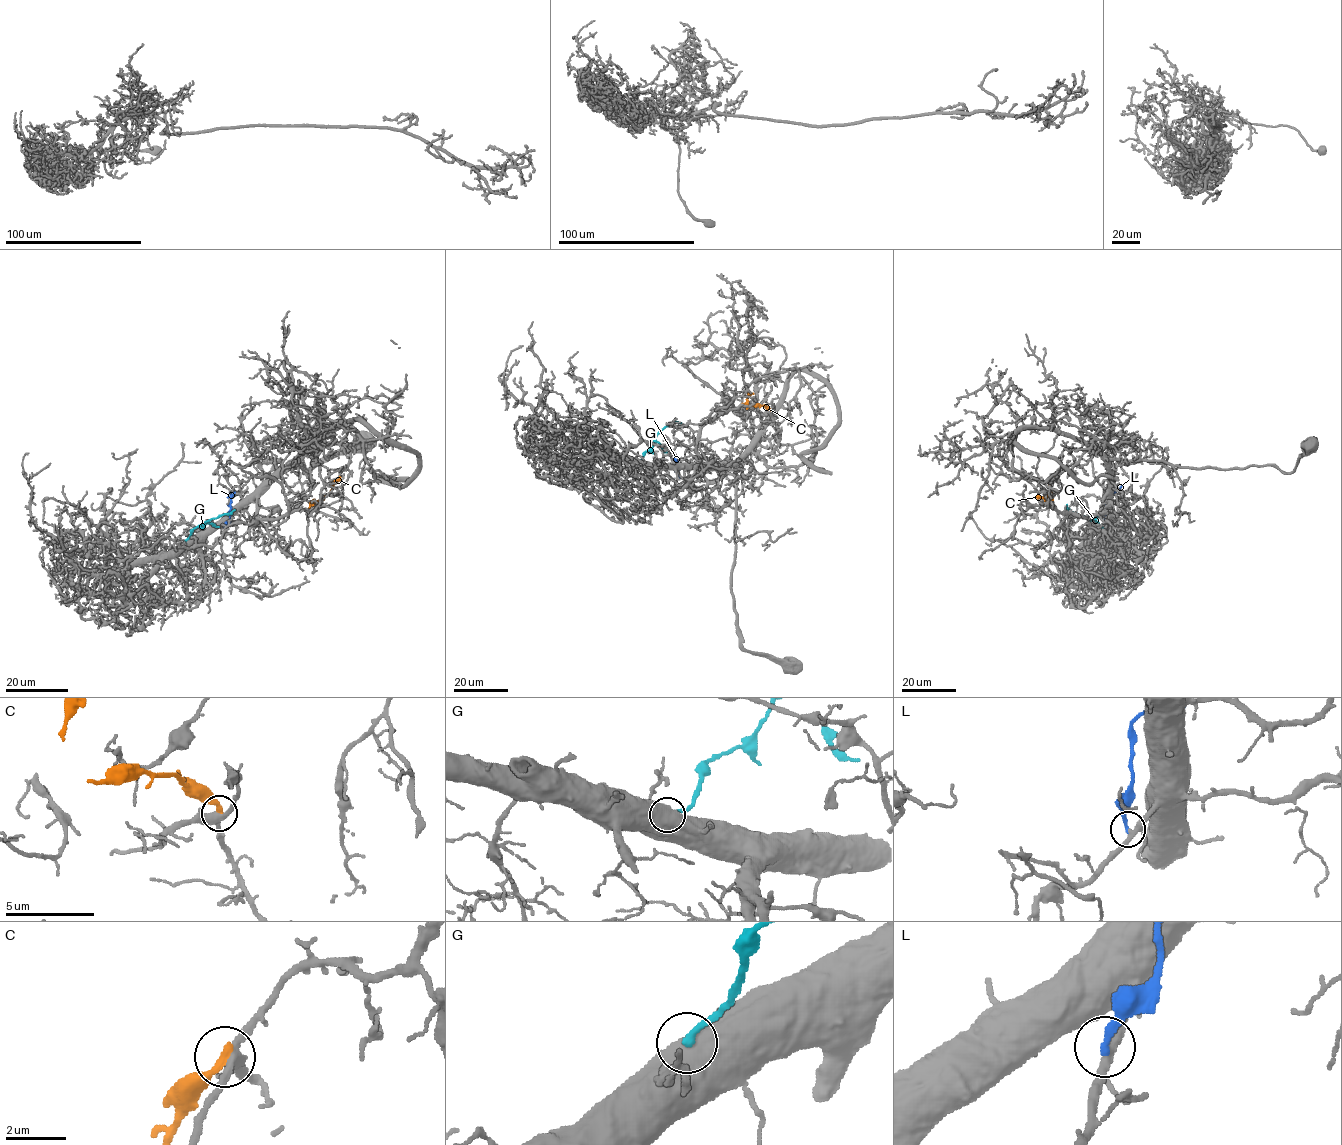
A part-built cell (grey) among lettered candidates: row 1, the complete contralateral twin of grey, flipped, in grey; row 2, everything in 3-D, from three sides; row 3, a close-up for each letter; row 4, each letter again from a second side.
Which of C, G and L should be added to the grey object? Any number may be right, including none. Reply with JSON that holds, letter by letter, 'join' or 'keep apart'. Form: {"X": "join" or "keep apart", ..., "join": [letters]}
{"C": "keep apart", "G": "keep apart", "L": "keep apart", "join": []}

